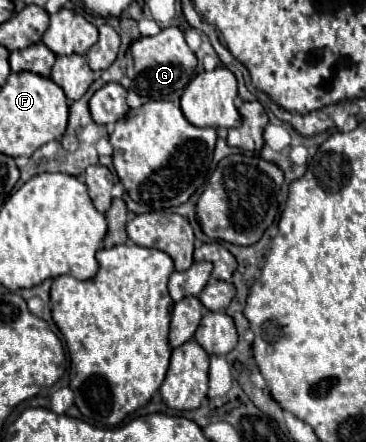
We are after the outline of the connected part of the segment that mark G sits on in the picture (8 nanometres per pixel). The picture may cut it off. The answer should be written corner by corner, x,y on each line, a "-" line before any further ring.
166,27
154,37
136,39
130,51
134,59
134,71
130,71
130,79
132,79
130,89
136,91
140,97
164,99
178,105
186,85
190,83
196,71
196,55
186,45
184,33
178,27

